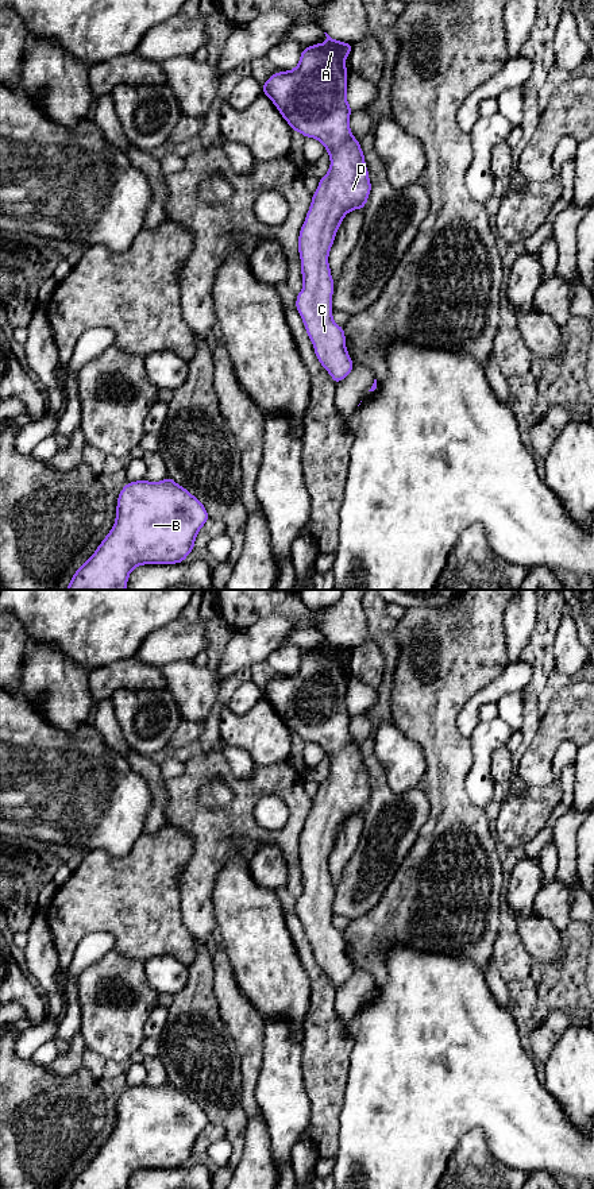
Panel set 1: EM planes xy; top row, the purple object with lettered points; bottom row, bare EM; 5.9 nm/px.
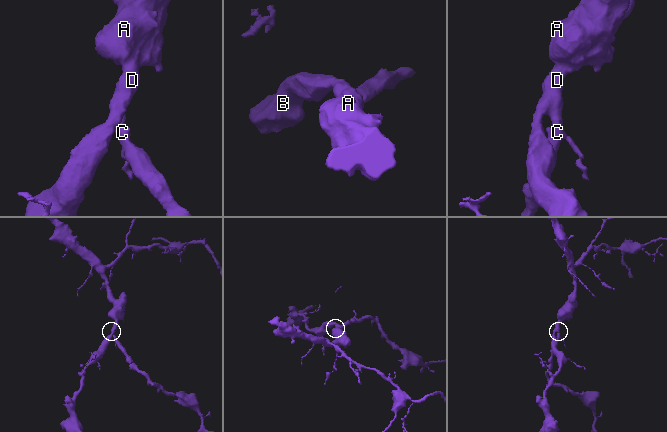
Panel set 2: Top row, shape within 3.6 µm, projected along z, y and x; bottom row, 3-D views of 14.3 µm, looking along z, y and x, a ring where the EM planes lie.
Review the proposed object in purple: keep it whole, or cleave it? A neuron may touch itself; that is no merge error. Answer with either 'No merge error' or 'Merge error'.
No merge error

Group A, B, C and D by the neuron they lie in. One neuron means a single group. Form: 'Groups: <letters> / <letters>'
Groups: A B C D

